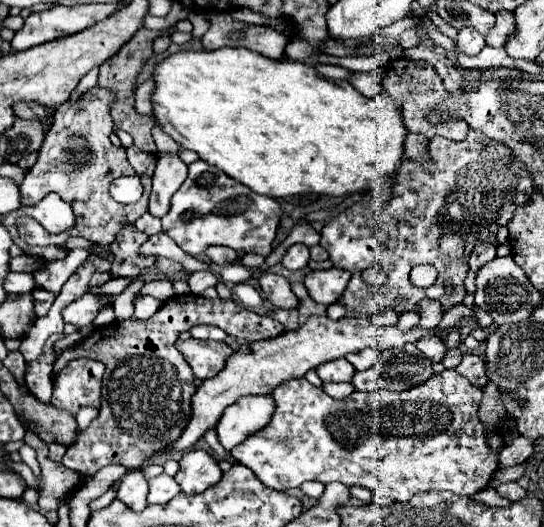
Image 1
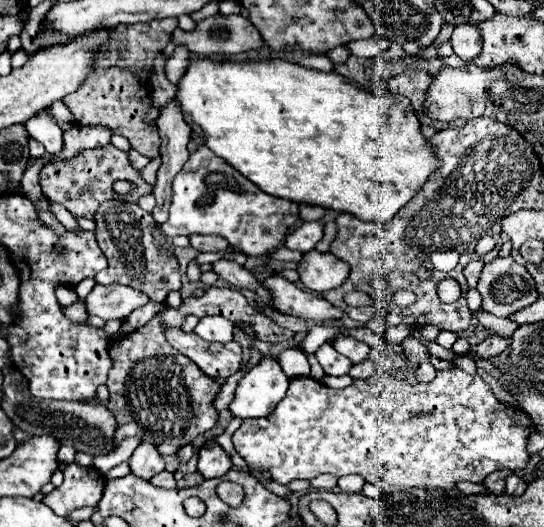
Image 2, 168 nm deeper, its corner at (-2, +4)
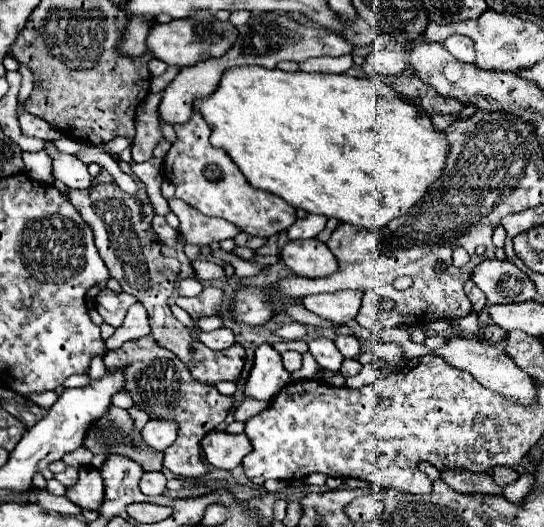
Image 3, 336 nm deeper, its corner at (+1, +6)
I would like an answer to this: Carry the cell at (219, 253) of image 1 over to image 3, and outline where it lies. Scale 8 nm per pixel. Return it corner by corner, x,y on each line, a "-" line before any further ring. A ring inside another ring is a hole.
171,198
169,208
181,220
181,232
185,236
185,242
189,244
207,246
213,240
221,242
225,238
235,238
241,232
237,226
223,218
209,218
205,214
199,214
197,210
193,210
193,206
181,202
179,198

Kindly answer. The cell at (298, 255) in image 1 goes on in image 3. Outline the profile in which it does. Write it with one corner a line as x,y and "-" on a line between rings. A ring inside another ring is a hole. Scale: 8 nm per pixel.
307,214
305,218
297,218
293,226
289,226
287,234
289,240
307,240
307,238
317,238
317,234
325,228
327,218
325,216
315,216

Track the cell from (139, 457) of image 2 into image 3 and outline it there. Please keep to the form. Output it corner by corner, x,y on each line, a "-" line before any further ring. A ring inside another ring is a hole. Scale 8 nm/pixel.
149,418
149,422
141,430
141,436
145,438
145,442
149,442
149,446
153,446
153,450
165,450
175,442
177,432
179,432
179,426
175,420

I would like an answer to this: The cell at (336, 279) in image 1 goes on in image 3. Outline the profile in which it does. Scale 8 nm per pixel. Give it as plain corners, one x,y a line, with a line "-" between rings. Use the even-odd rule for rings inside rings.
289,240
281,250
283,262
297,276
325,278
337,270
337,260
327,244
315,240

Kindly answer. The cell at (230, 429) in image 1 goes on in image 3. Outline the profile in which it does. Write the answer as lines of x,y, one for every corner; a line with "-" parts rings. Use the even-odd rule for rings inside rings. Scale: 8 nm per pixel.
261,344
255,352
255,364
245,386
245,396
271,402
289,382
289,372
283,366
281,354
273,350
271,344

